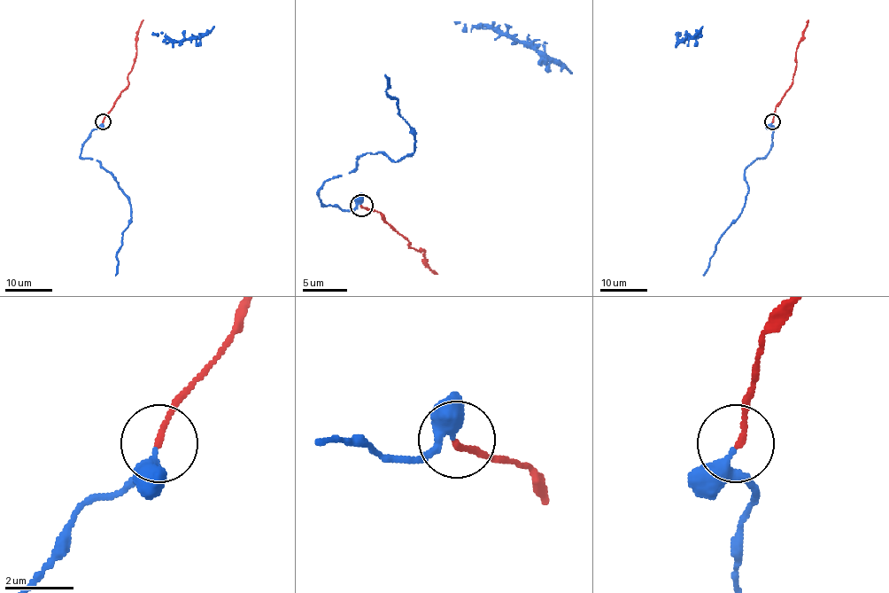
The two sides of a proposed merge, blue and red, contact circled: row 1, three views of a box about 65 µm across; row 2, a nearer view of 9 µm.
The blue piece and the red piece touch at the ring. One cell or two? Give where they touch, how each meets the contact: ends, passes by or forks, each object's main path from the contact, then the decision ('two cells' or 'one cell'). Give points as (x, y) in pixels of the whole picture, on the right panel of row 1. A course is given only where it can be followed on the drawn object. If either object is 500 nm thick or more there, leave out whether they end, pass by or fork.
at (772, 121); blue passes by; red ends there; blue runs (772, 122), (775, 130), (769, 152), (754, 159), (744, 170), (749, 191), (742, 213), (717, 244), (704, 276); red runs (772, 122), (777, 105), (792, 85), (796, 66), (796, 49), (807, 20); one cell

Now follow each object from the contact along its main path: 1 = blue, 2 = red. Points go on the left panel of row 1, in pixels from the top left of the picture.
1: (102, 122), (83, 144), (81, 158), (97, 159), (130, 205), (132, 222), (122, 233), (115, 276)
2: (104, 122), (104, 116), (128, 85), (137, 31), (143, 20)

